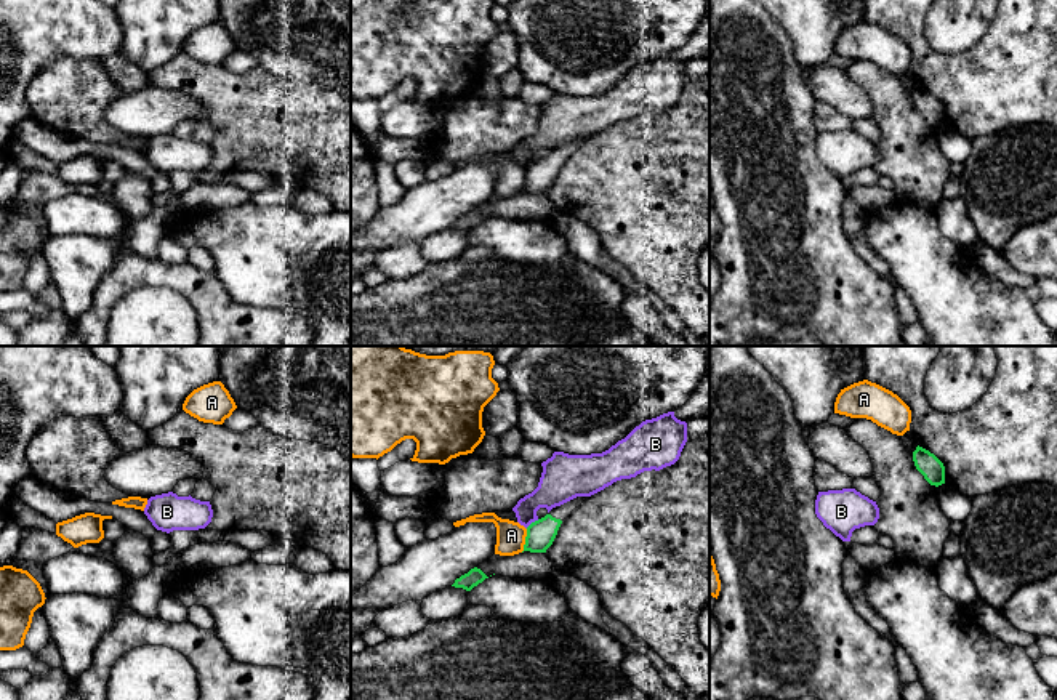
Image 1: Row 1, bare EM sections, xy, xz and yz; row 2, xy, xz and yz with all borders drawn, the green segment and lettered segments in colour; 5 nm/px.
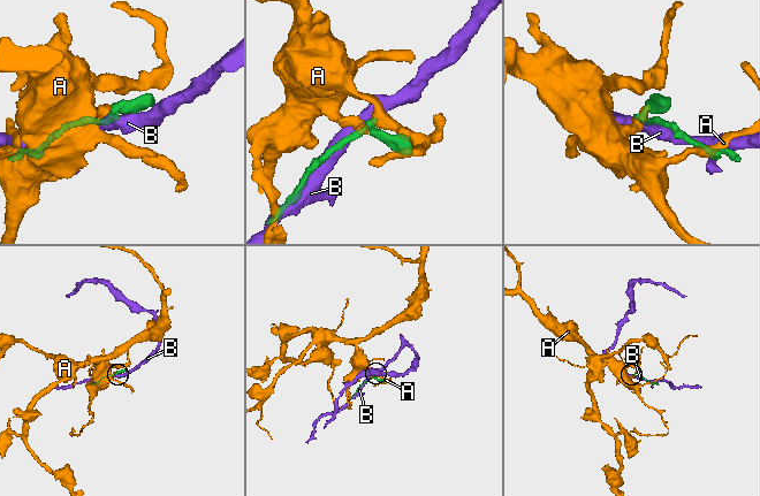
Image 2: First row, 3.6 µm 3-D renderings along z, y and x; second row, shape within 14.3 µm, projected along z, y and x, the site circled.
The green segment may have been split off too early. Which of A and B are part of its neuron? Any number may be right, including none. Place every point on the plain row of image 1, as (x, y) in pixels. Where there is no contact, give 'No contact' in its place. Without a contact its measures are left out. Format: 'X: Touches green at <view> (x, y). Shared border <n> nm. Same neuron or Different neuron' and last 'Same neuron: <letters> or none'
A: Touches green at xz (526, 181). Shared border 120 nm. Different neuron
B: Touches green at xz (532, 164). Shared border 80 nm. Different neuron
Same neuron: none

